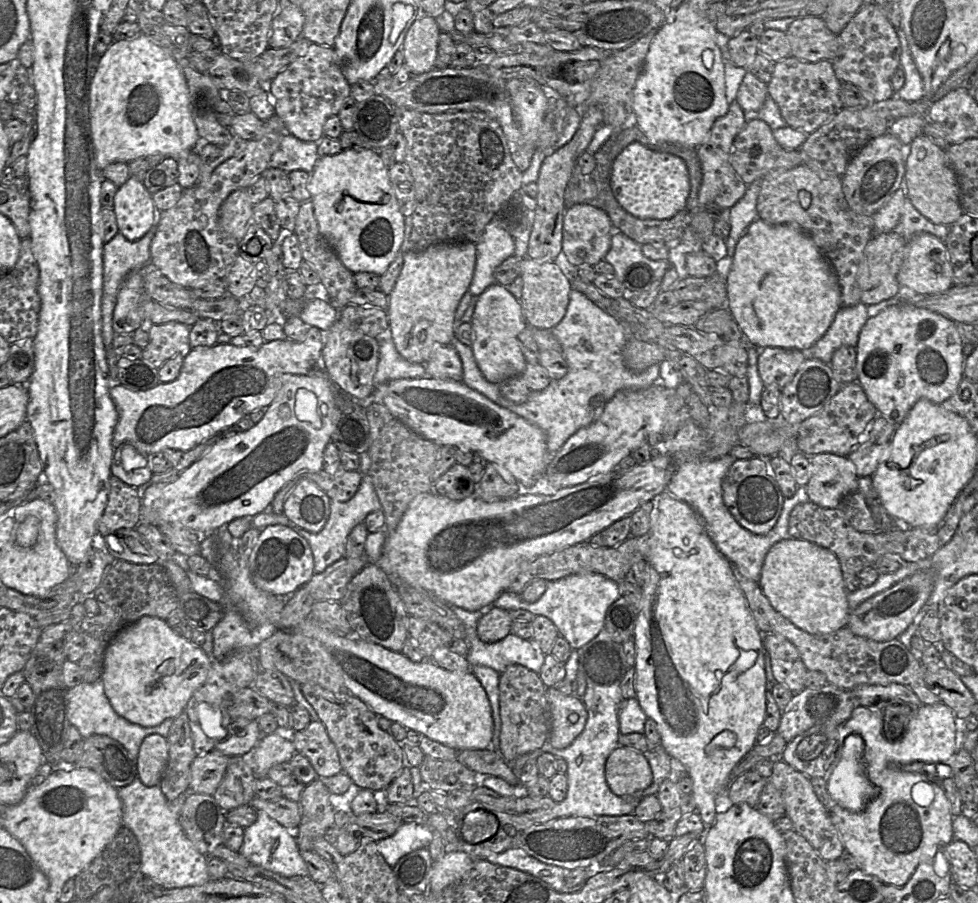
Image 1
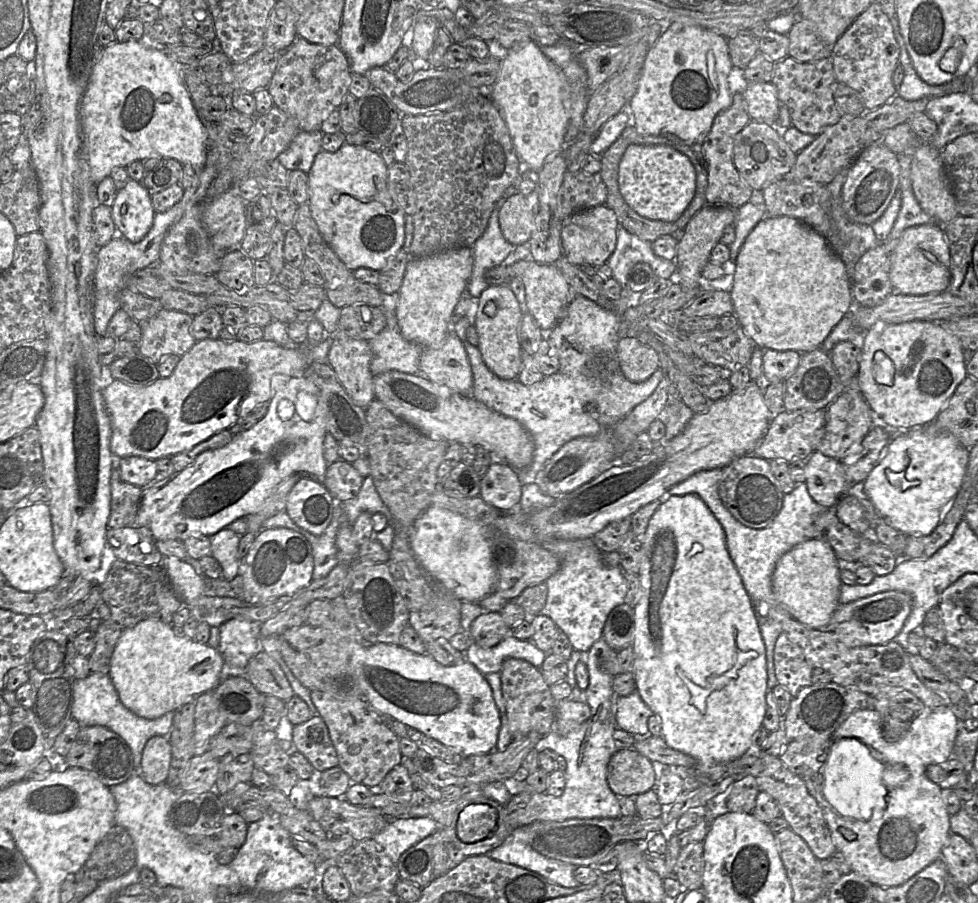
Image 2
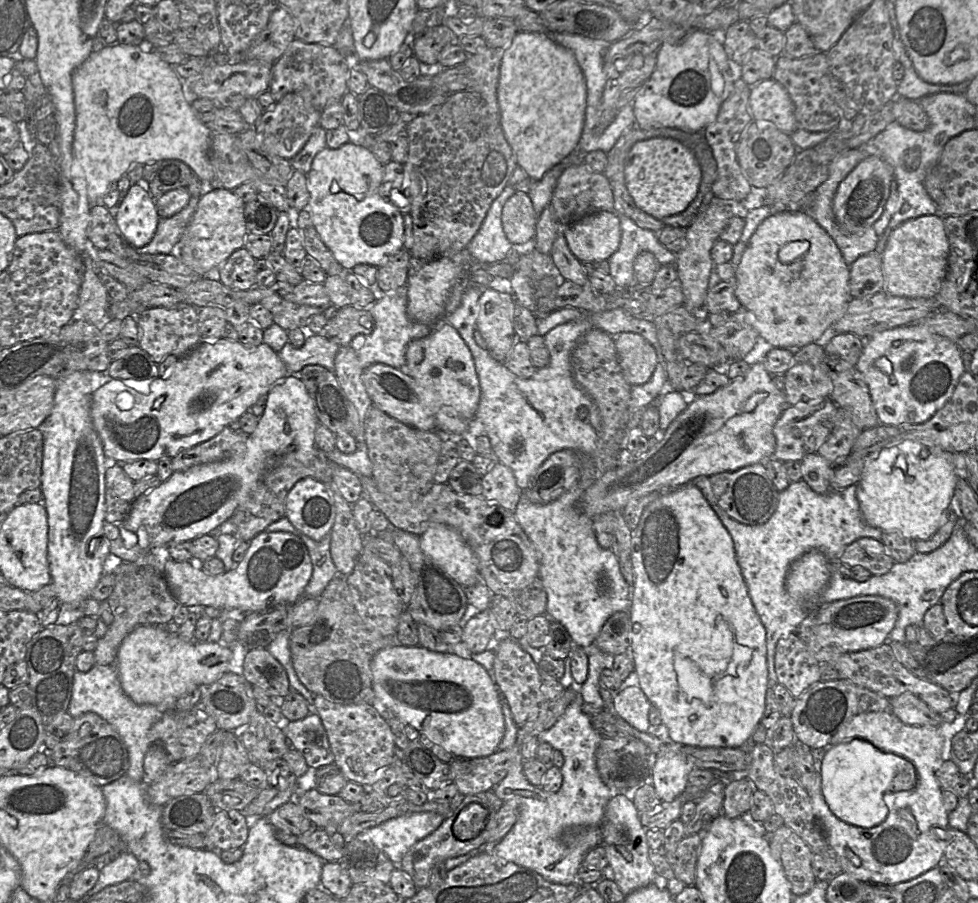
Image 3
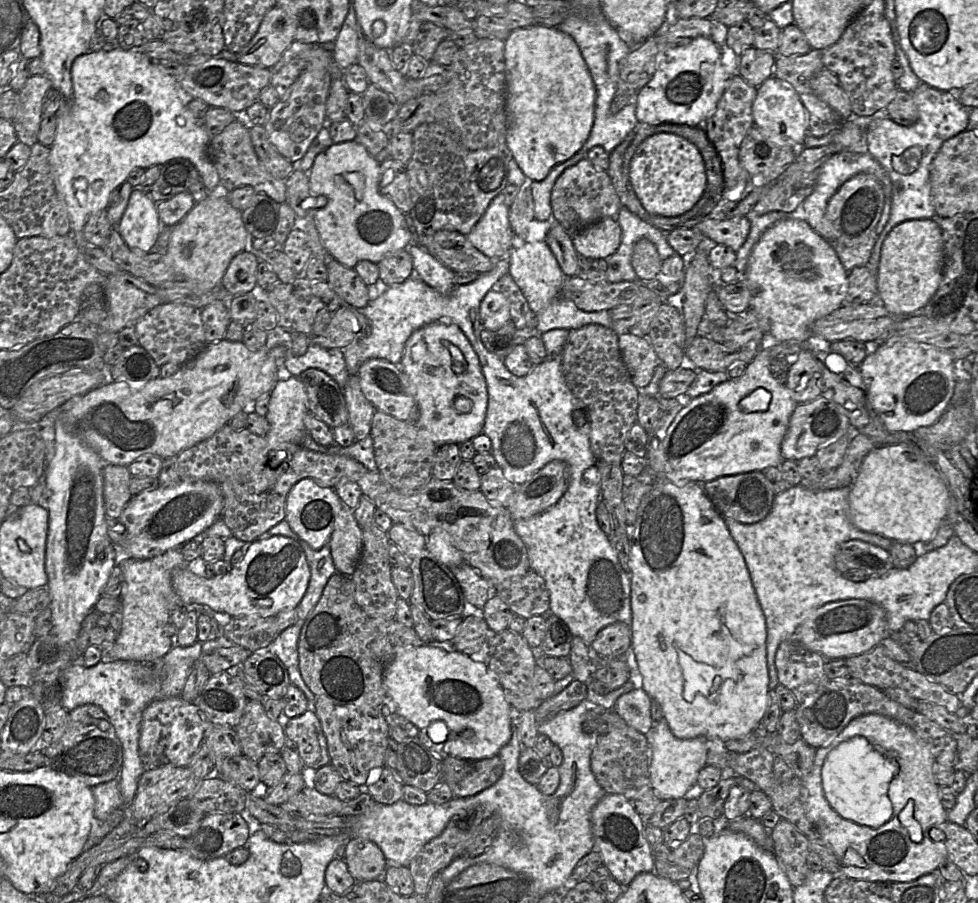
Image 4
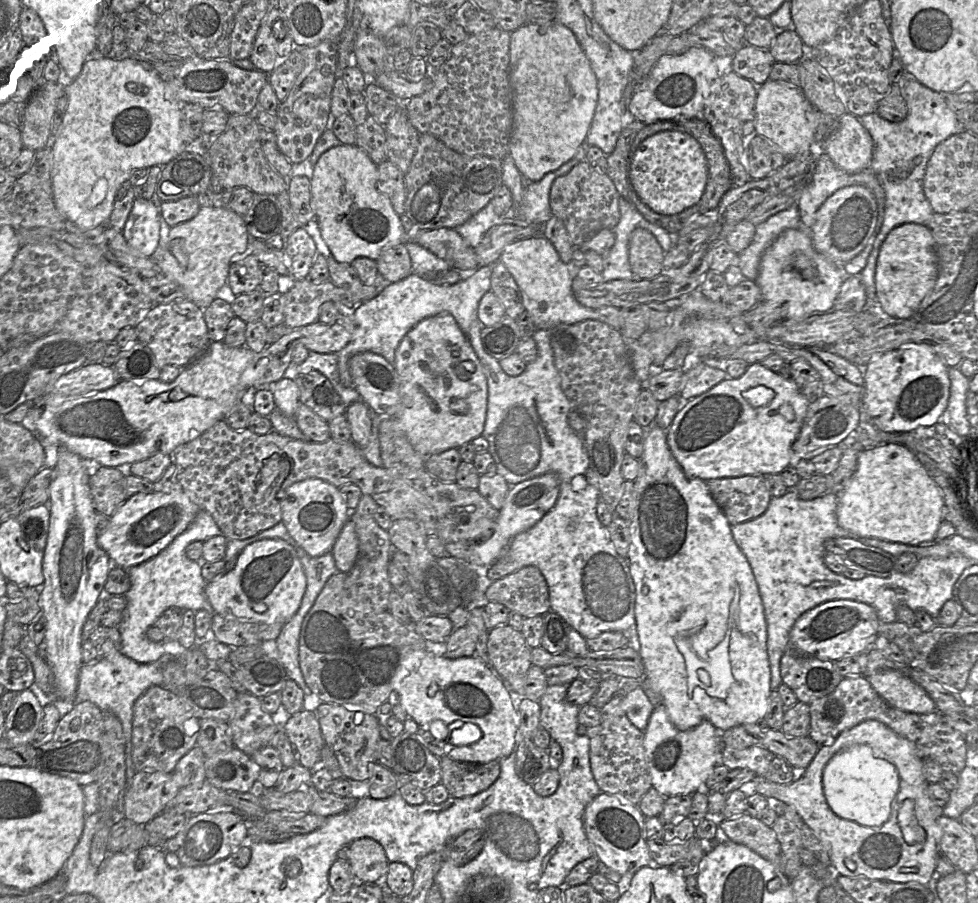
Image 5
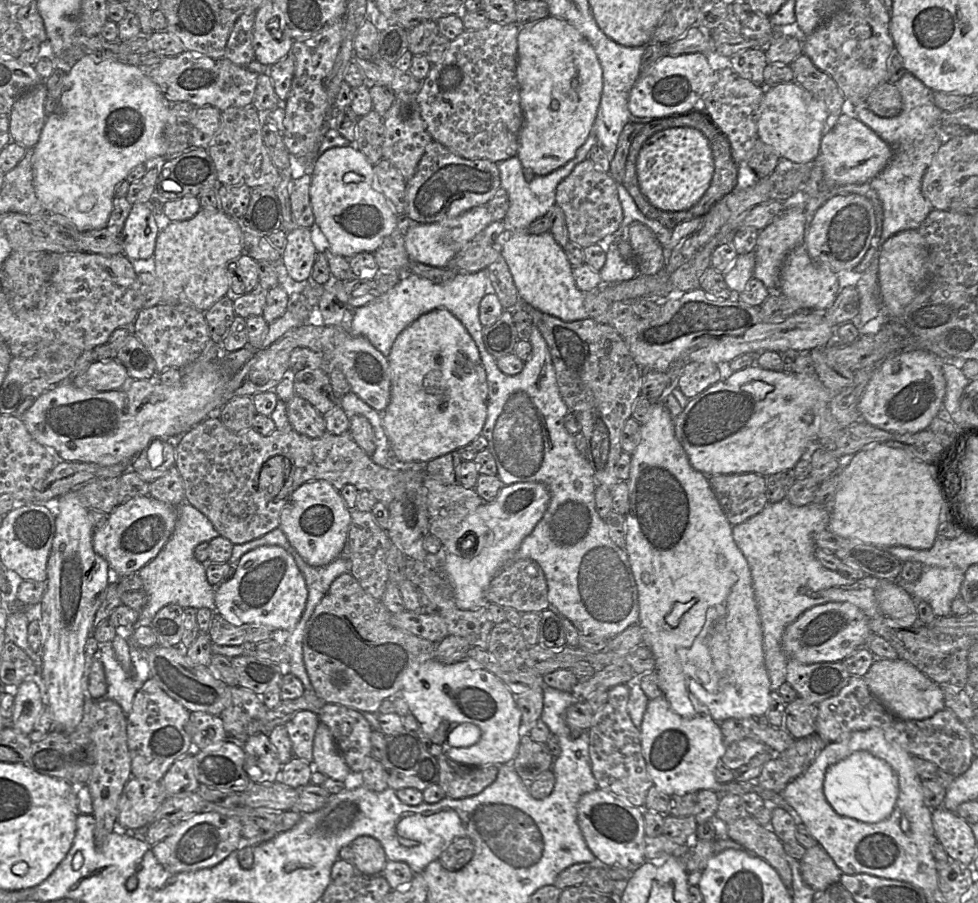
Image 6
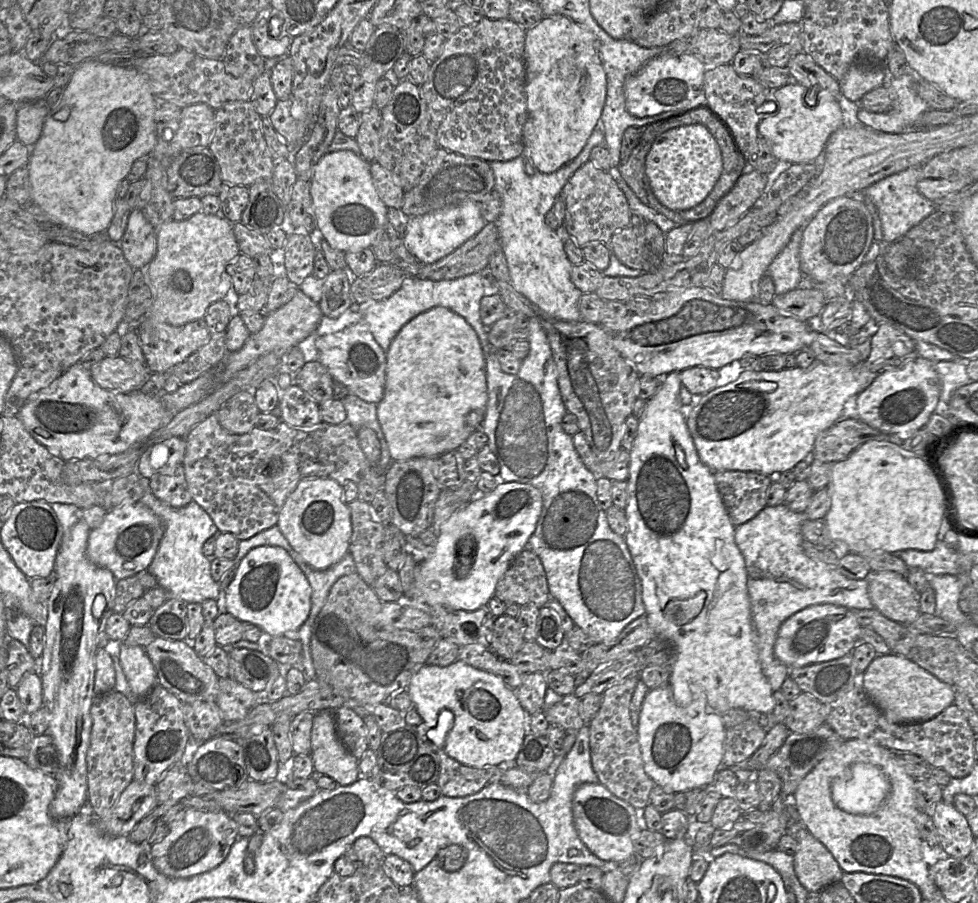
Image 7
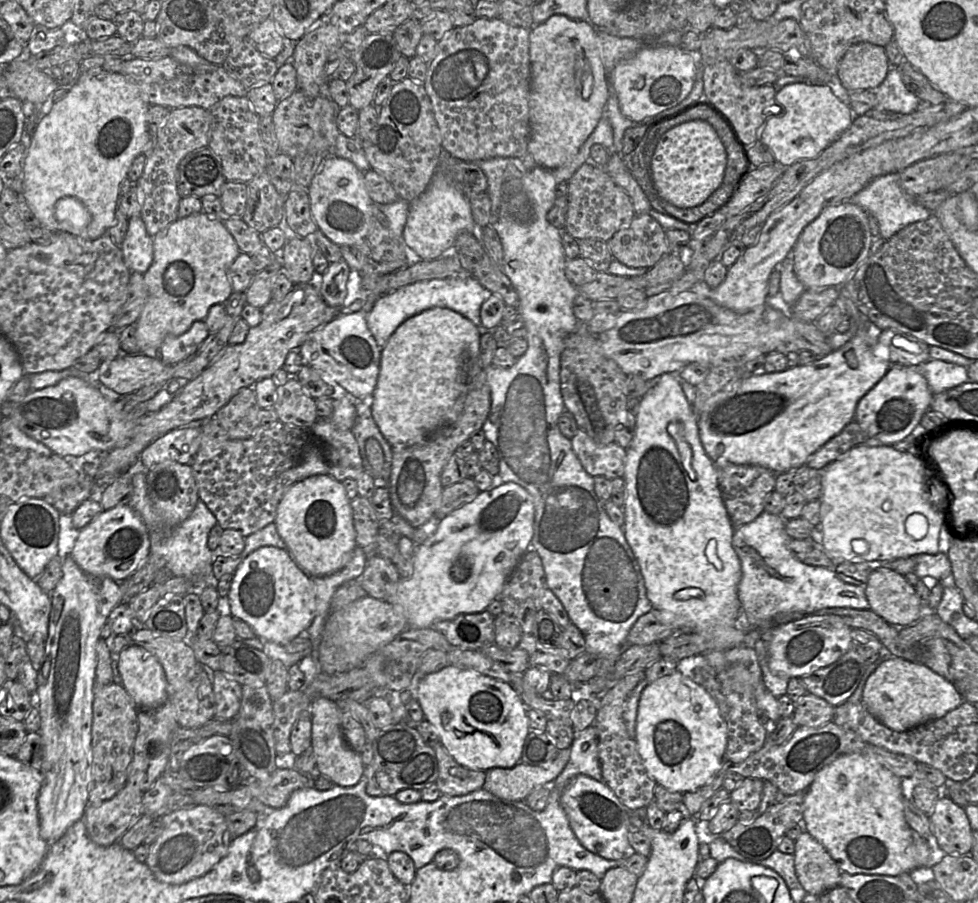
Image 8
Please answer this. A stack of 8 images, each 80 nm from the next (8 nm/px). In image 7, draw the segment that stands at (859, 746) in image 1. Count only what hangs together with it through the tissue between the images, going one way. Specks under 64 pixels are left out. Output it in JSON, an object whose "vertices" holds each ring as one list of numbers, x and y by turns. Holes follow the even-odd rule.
{"vertices":[[858,762,844,770,831,784,834,804,850,814,870,815,890,792,890,782,879,768]]}

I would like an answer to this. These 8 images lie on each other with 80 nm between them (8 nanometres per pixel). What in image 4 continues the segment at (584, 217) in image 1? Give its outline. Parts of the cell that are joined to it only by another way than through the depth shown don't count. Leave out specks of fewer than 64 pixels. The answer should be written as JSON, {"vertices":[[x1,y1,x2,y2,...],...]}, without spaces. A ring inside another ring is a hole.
{"vertices":[[606,217,572,236,576,252,588,259,605,259,621,243,621,227,616,217]]}

